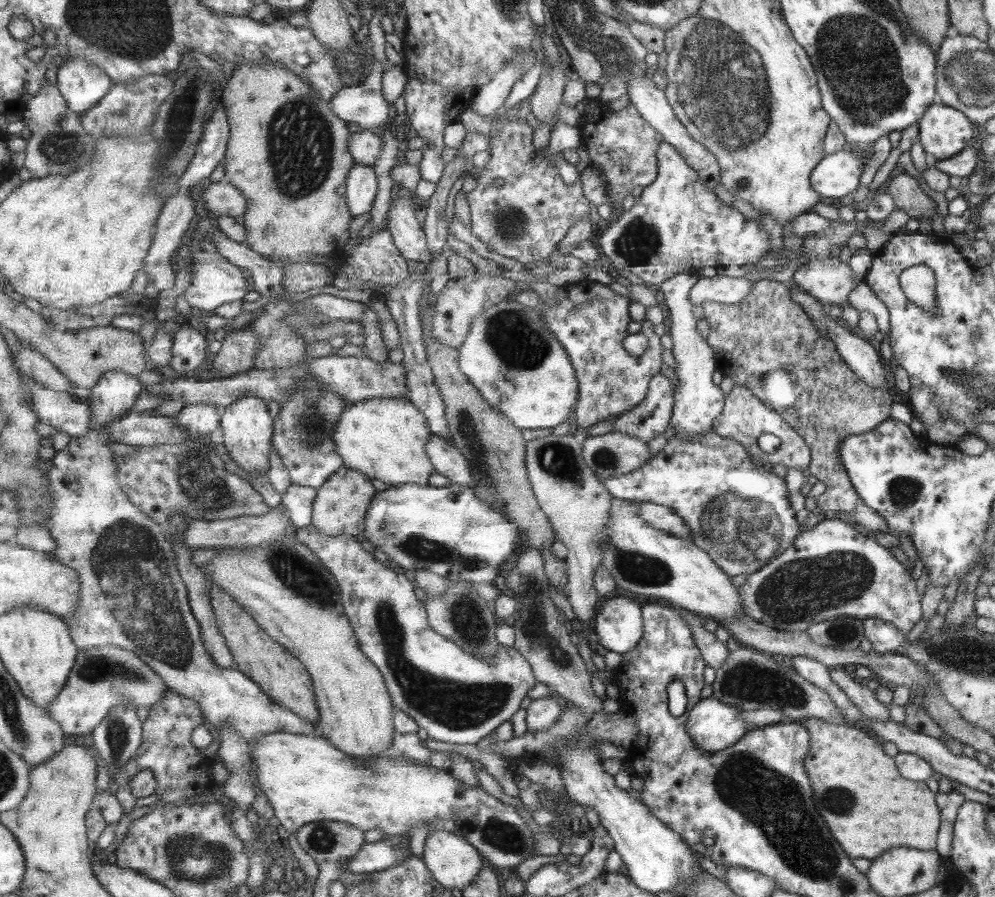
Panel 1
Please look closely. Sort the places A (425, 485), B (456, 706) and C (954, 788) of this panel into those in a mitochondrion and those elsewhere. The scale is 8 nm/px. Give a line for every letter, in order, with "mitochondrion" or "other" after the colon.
A: other
B: mitochondrion
C: other

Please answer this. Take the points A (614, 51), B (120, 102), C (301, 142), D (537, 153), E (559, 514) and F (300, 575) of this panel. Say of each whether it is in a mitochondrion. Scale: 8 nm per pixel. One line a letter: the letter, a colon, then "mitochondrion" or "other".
A: mitochondrion
B: other
C: mitochondrion
D: other
E: other
F: mitochondrion

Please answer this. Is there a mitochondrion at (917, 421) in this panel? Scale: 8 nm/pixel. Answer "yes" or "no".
no

